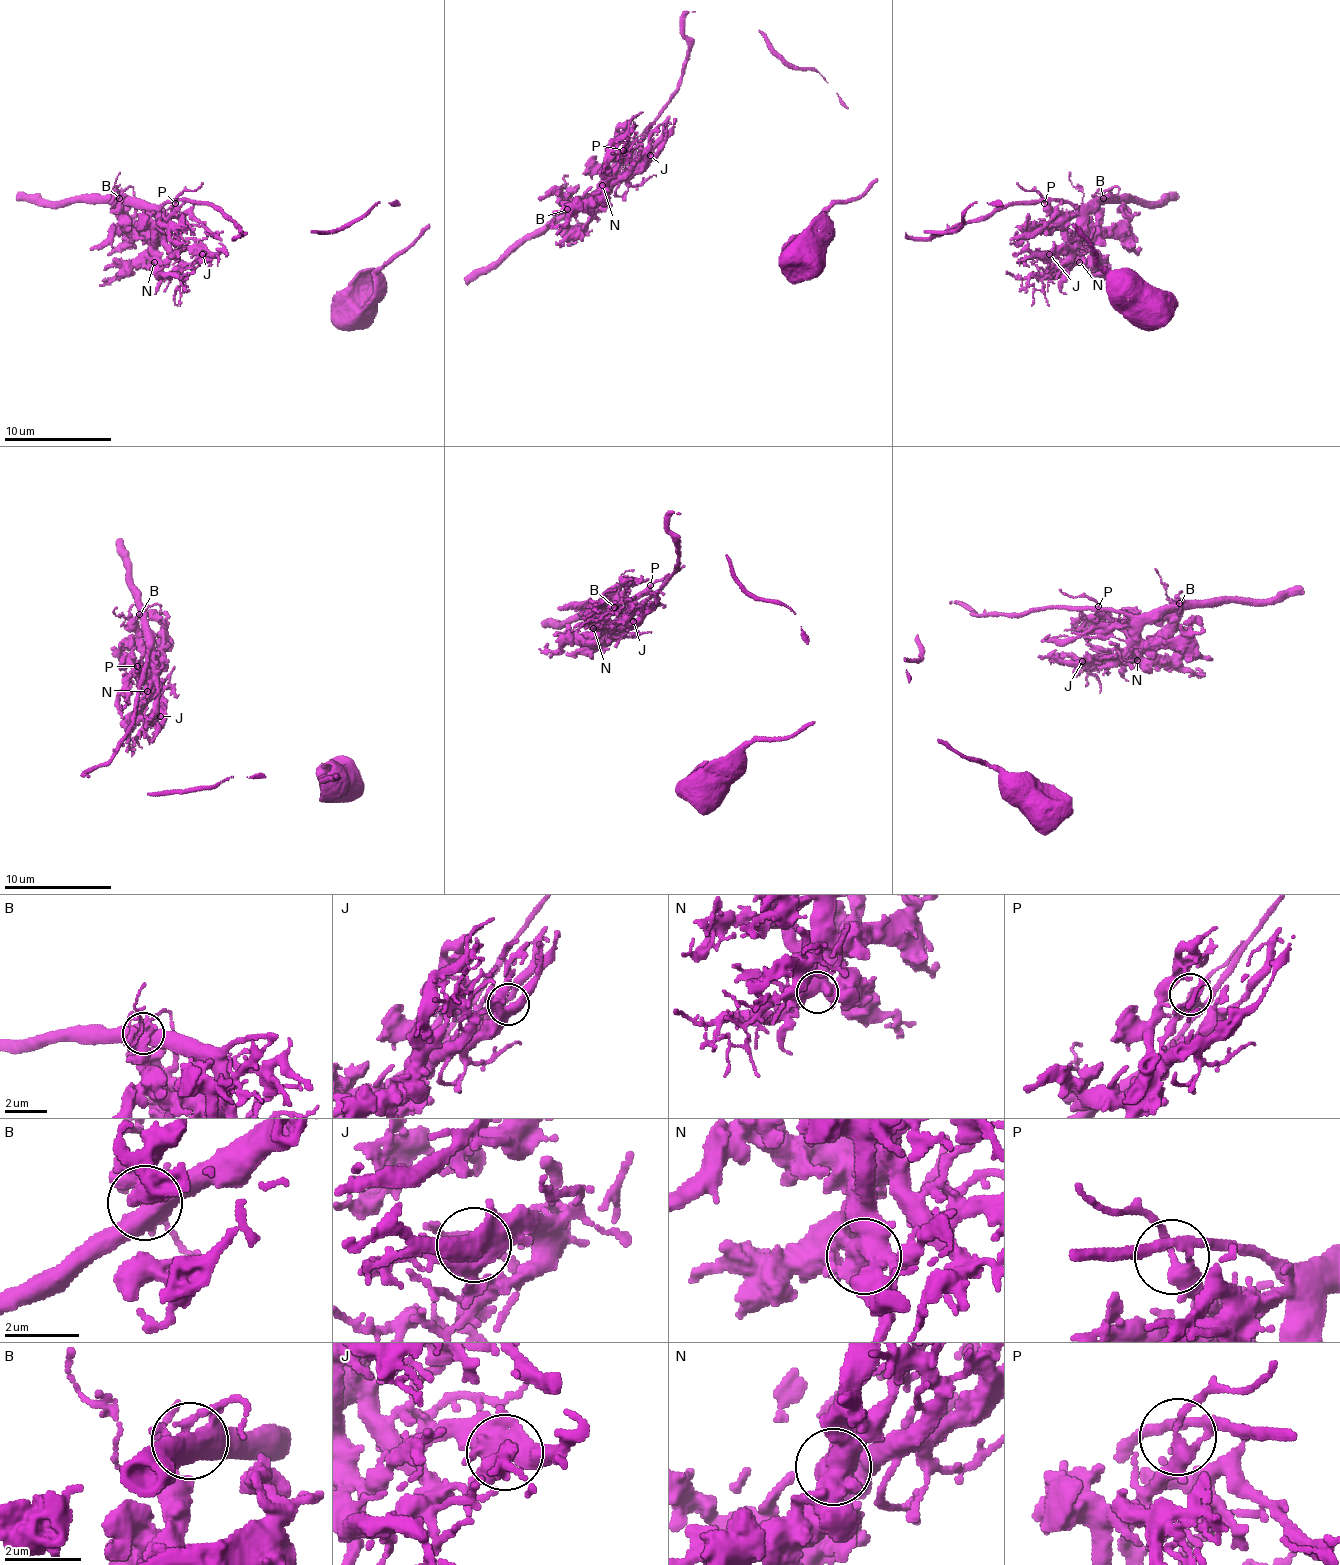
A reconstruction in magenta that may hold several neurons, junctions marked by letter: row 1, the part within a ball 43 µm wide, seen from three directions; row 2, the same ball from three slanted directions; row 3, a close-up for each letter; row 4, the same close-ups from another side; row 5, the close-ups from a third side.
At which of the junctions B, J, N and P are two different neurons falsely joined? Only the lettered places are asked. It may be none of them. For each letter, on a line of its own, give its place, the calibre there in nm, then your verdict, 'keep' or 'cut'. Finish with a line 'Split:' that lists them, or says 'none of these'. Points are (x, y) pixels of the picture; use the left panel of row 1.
B: place (119, 198); calibre 480 nm; keep
J: place (202, 254); calibre 440 nm; keep
N: place (154, 262); calibre 550 nm; keep
P: place (175, 203); calibre 280 nm; keep
Split: none of these

